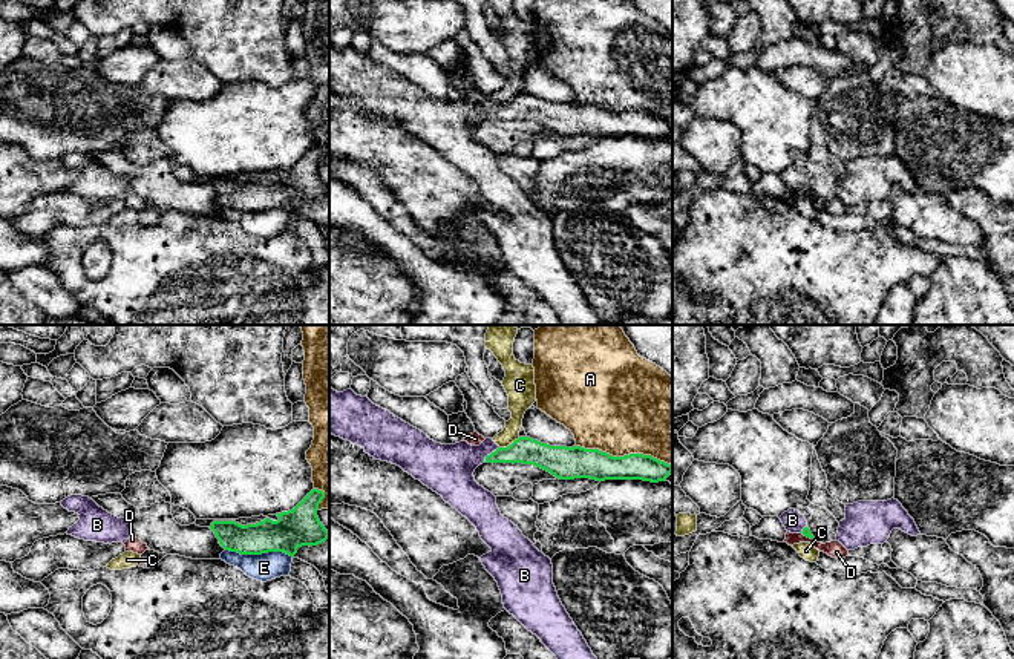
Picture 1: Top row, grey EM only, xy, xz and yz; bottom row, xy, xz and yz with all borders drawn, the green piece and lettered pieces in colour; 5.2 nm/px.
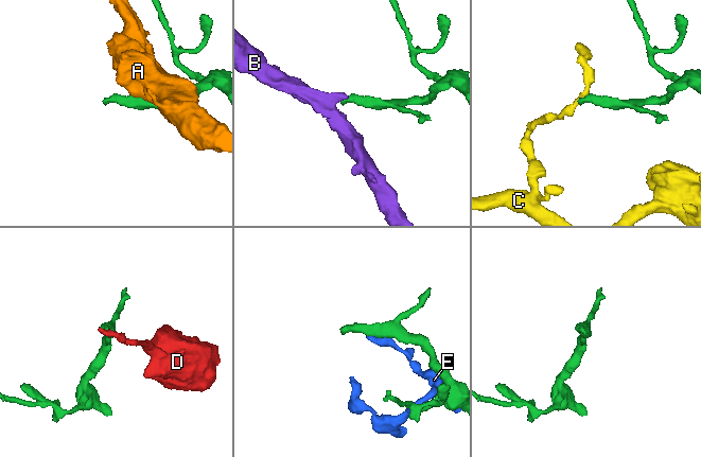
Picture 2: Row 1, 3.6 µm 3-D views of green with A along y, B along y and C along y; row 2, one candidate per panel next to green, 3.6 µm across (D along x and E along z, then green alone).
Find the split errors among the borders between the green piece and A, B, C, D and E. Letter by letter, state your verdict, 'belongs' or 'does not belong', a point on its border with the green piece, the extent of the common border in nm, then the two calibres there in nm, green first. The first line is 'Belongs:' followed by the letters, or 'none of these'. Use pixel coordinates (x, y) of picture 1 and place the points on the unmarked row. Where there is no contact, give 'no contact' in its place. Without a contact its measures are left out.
Belongs: B
A: does not belong; meets green in xz at (624, 112); contact 500 nm long; 160 nm thick on the green side, 480 nm on the other
B: belongs; meets green in xz at (492, 109); contact 110 nm long; 140 nm thick on the green side, 280 nm on the other
C: does not belong; meets green in xz at (510, 101); contact 130 nm long; 140 nm thick on the green side, 130 nm on the other
D: does not belong; meets green in yz at (807, 193); contact 80 nm long; 50 nm thick on the green side, 90 nm on the other
E: does not belong; meets green in xy at (259, 210); contact 360 nm long; 200 nm thick on the green side, 150 nm on the other

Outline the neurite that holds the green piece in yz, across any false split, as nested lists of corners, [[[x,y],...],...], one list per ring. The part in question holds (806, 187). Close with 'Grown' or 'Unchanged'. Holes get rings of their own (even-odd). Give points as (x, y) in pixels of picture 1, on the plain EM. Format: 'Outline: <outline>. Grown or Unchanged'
Outline: [[[789,166],[780,173],[783,182],[786,184],[787,189],[790,190],[803,190],[804,193],[813,196],[813,192],[810,185],[807,184],[807,178],[804,172],[801,172],[795,166]]]. Grown

